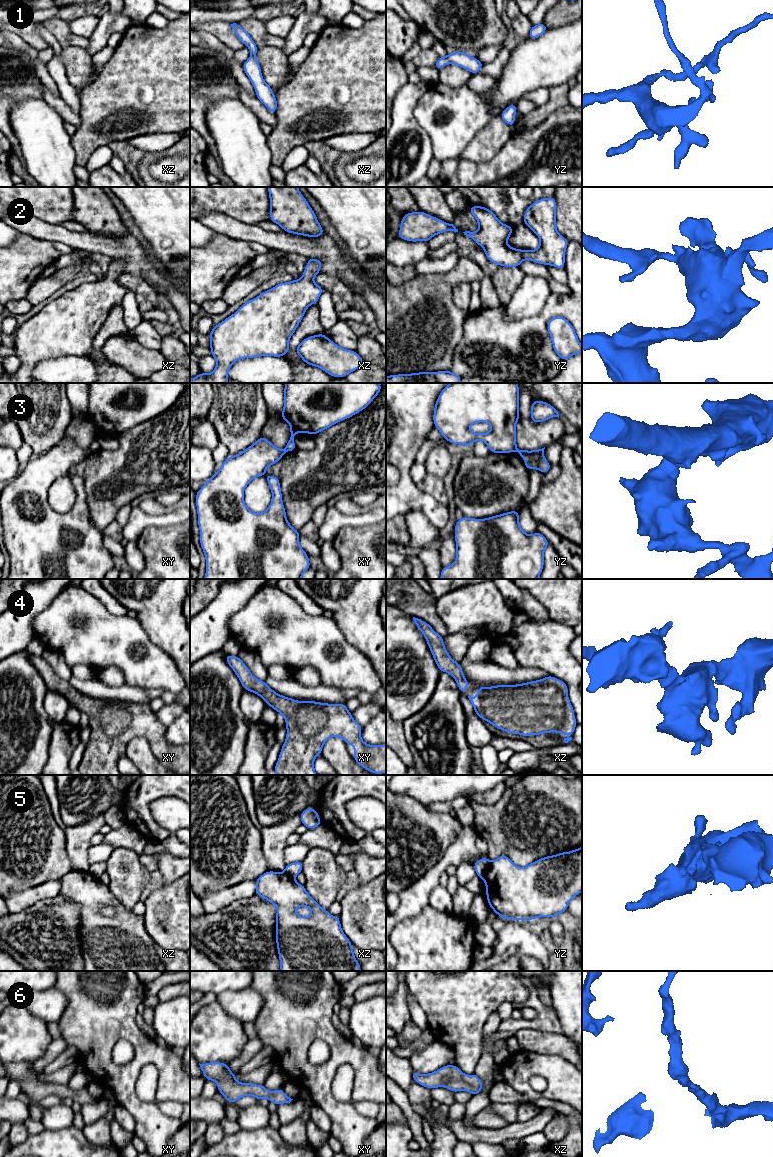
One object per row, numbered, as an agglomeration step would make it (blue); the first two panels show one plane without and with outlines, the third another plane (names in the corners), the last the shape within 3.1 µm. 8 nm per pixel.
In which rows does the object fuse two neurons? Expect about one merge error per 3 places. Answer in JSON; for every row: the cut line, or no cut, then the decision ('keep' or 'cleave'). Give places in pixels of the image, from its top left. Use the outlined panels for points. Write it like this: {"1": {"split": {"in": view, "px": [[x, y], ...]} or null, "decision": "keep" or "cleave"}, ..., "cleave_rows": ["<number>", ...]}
{"1": {"split": null, "decision": "keep"}, "2": {"split": null, "decision": "keep"}, "3": {"split": {"in": "xy", "px": [[285, 449], [287, 451]]}, "decision": "cleave"}, "4": {"split": null, "decision": "keep"}, "5": {"split": {"in": "yz", "px": [[491, 862], [484, 881]]}, "decision": "cleave"}, "6": {"split": null, "decision": "keep"}, "cleave_rows": ["3", "5"]}

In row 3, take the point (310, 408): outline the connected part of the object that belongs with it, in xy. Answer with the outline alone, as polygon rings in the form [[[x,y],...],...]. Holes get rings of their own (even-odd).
[[[285,383],[284,407],[280,416],[291,427],[285,450],[296,450],[294,436],[298,432],[314,436],[358,414],[371,404],[382,388],[379,383]]]

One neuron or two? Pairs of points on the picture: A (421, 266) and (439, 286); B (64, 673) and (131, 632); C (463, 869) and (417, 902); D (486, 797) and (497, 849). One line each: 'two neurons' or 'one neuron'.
A: two neurons
B: two neurons
C: two neurons
D: two neurons

